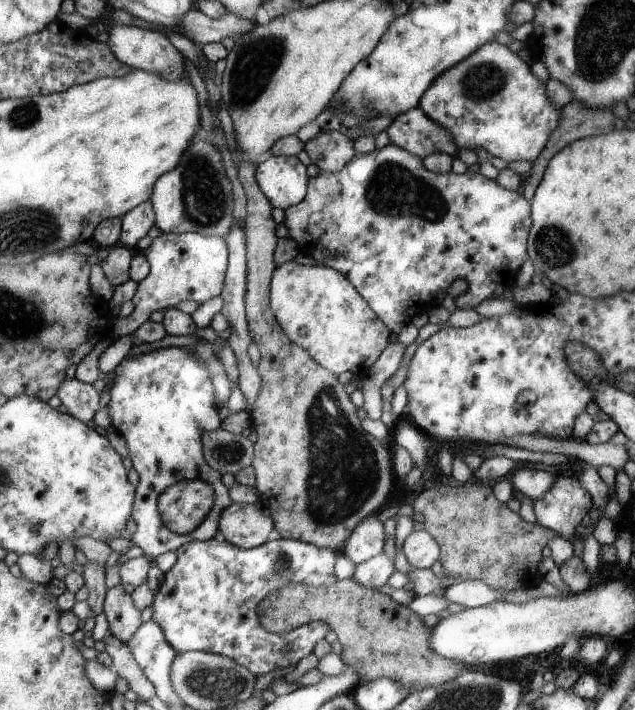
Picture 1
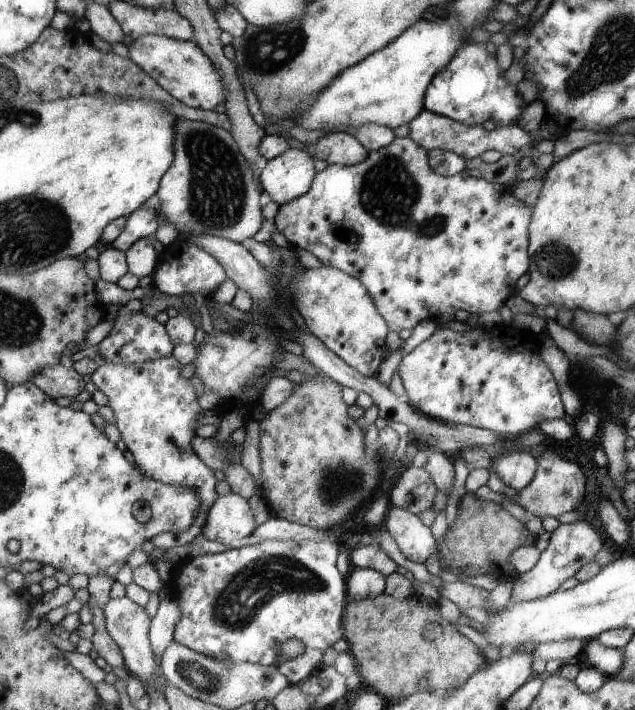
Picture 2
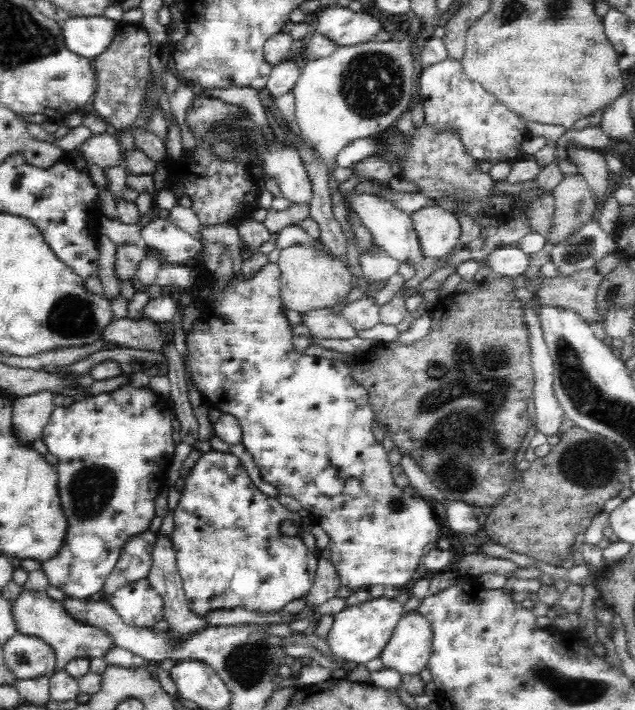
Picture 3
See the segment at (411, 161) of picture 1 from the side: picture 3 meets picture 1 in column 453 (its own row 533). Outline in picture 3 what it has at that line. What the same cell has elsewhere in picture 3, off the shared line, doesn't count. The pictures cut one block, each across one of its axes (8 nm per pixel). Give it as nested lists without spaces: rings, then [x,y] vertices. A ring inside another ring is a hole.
[[[214,450],[202,452],[185,479],[174,515],[175,528],[171,540],[190,611],[200,617],[208,612],[239,607],[251,612],[271,613],[279,612],[292,600],[304,599],[313,586],[318,560],[308,554],[310,550],[300,534],[294,538],[280,536],[278,526],[284,520],[290,520],[300,529],[298,512],[288,511],[274,497],[262,493],[248,477],[236,455]]]

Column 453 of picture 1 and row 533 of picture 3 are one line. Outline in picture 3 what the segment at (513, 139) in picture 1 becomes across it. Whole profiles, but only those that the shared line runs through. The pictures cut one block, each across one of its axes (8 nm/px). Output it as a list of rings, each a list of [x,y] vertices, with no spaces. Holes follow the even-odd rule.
[[[126,384],[117,389],[103,392],[102,395],[76,399],[69,407],[56,406],[54,408],[47,425],[44,427],[41,439],[47,446],[47,452],[51,452],[58,458],[58,462],[55,464],[55,469],[57,470],[57,491],[62,516],[65,516],[66,530],[65,539],[60,550],[56,555],[51,556],[46,562],[42,563],[42,568],[48,576],[51,586],[60,589],[70,599],[78,601],[101,593],[106,577],[114,571],[120,552],[126,546],[126,542],[132,536],[148,532],[152,520],[156,518],[156,498],[158,498],[158,493],[166,482],[166,472],[175,455],[174,450],[176,450],[177,444],[172,440],[172,431],[175,426],[176,418],[173,414],[171,403],[168,402],[166,397],[154,394],[149,386],[132,387],[132,385]]]

